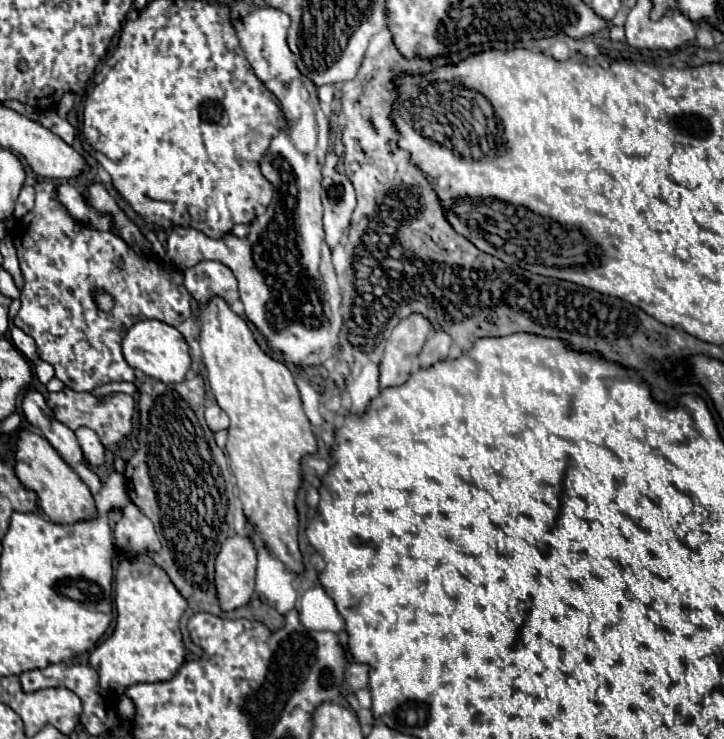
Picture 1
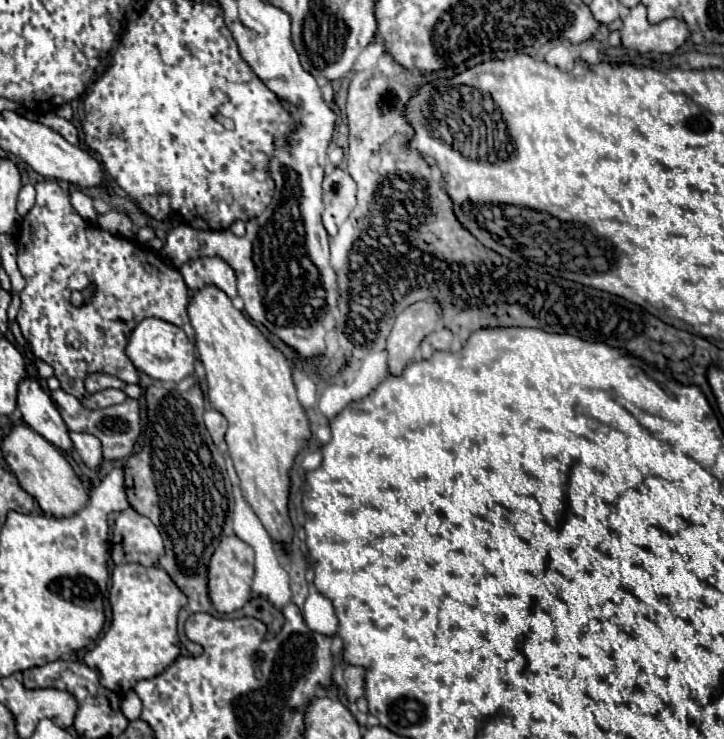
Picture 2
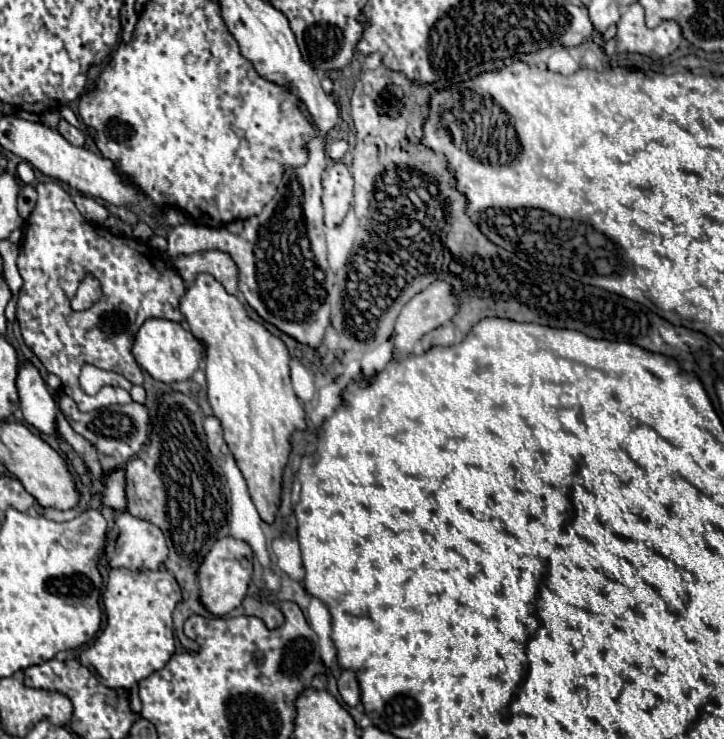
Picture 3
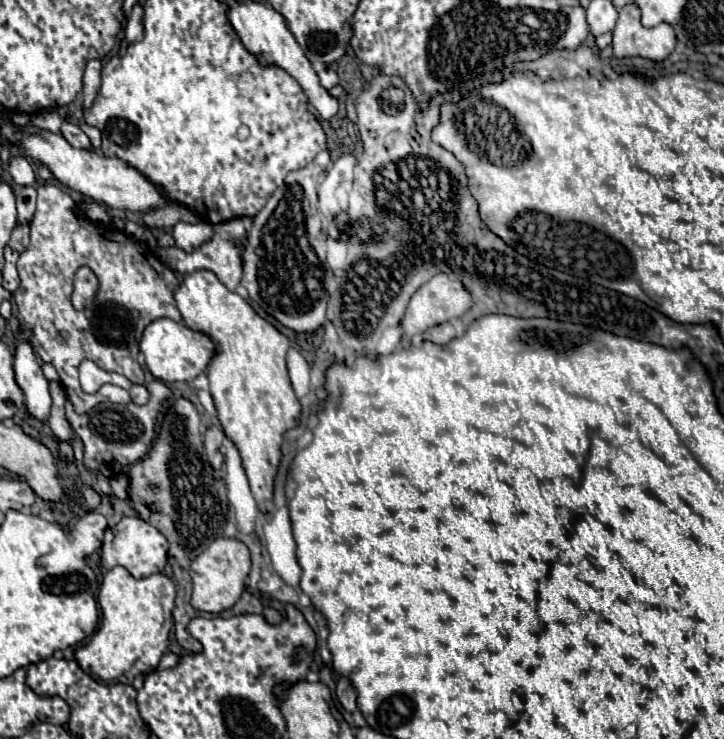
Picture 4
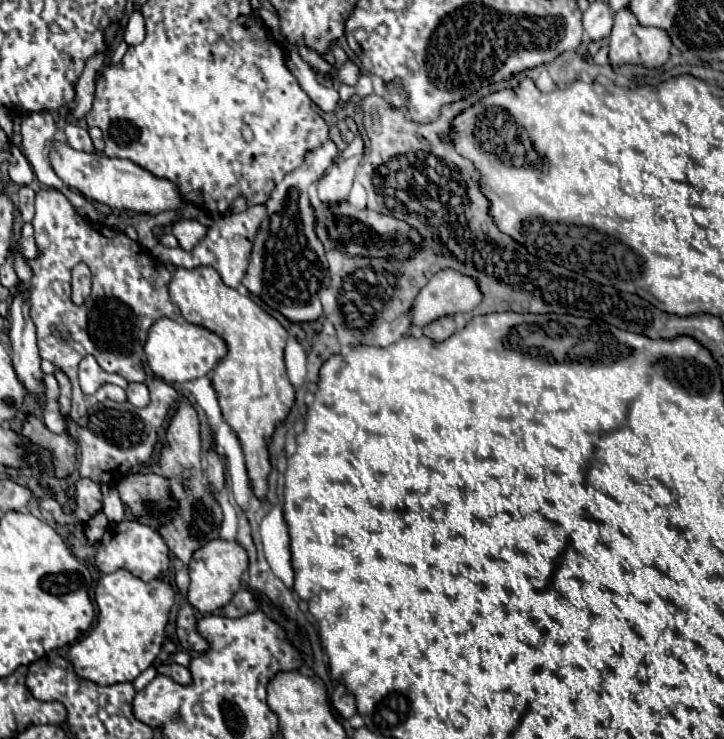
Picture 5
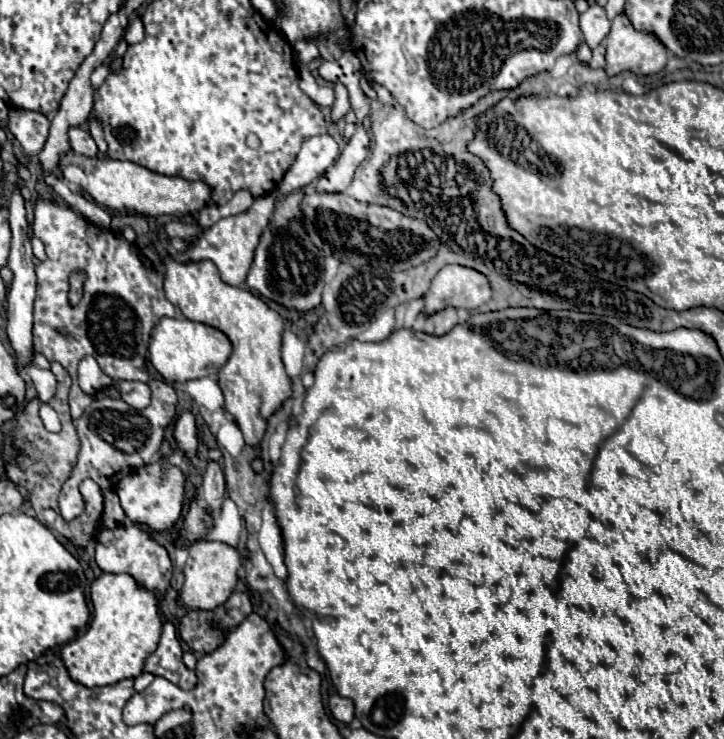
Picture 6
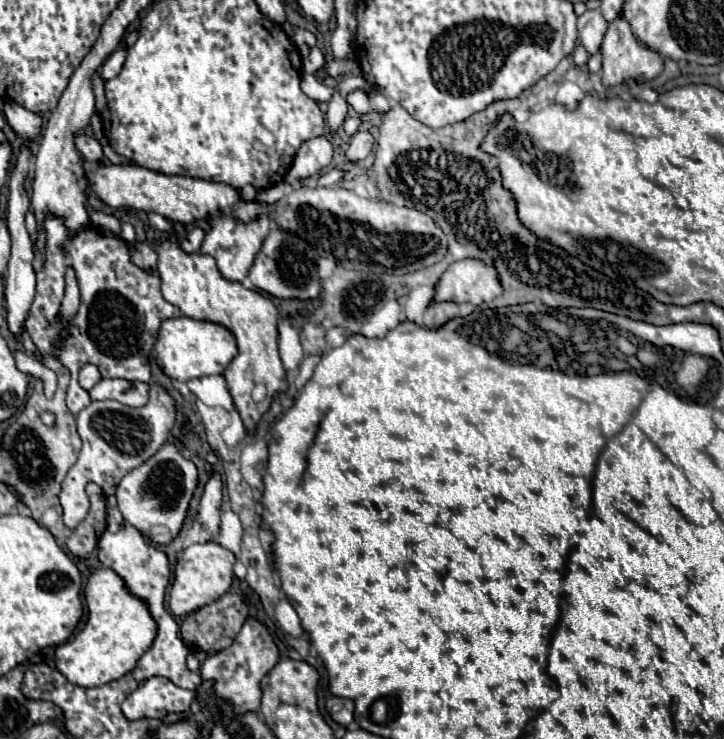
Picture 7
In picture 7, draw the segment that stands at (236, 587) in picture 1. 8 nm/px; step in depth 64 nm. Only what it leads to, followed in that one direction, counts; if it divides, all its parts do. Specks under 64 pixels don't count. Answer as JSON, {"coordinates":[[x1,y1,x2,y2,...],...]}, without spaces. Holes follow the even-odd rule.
{"coordinates":[[216,542,190,546,184,552,182,560,178,560,178,564,176,564,176,580,174,580,174,586,170,592,172,614,184,616,184,614,190,614,206,604,216,602,218,598,222,598,232,586,234,564,236,564,236,556,228,548,224,548]]}

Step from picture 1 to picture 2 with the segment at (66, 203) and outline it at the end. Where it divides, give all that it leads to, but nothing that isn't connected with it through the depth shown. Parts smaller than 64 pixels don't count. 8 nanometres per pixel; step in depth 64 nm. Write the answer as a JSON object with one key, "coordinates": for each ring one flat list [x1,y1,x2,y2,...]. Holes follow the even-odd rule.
{"coordinates":[[72,190,72,192,70,192,70,204,74,206,74,210,76,210,84,220,88,220,88,222,94,222,94,220,96,220,98,212,96,212,94,206,92,206,92,198,88,198,86,194,82,194,80,190]]}

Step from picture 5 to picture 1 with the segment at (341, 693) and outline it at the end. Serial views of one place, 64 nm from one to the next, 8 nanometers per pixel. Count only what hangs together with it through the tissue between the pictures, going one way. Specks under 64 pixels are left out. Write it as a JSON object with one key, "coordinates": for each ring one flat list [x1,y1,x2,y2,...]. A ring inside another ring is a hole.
{"coordinates":[[350,662,350,666,348,666,348,676,346,676,346,682,348,682,348,684,354,688,354,690,368,686,368,670,370,670,370,666,368,666,368,664]]}

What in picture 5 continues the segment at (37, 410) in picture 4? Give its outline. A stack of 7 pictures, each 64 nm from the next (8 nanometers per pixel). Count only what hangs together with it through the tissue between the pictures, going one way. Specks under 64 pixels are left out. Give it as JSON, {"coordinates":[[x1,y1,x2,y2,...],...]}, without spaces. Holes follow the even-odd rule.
{"coordinates":[[16,294,10,304,10,342,12,342,12,364,18,380,30,394,44,394,40,354,36,346,36,328,28,316,26,294]]}

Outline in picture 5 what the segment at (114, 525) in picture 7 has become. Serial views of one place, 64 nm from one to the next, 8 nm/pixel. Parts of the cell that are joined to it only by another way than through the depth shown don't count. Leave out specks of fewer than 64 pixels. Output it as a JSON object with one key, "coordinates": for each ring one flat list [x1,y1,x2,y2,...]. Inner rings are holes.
{"coordinates":[[100,484,102,496,104,496,104,508,102,512,108,516,112,522,120,522,124,518,124,506,118,496,118,490,112,484]]}

